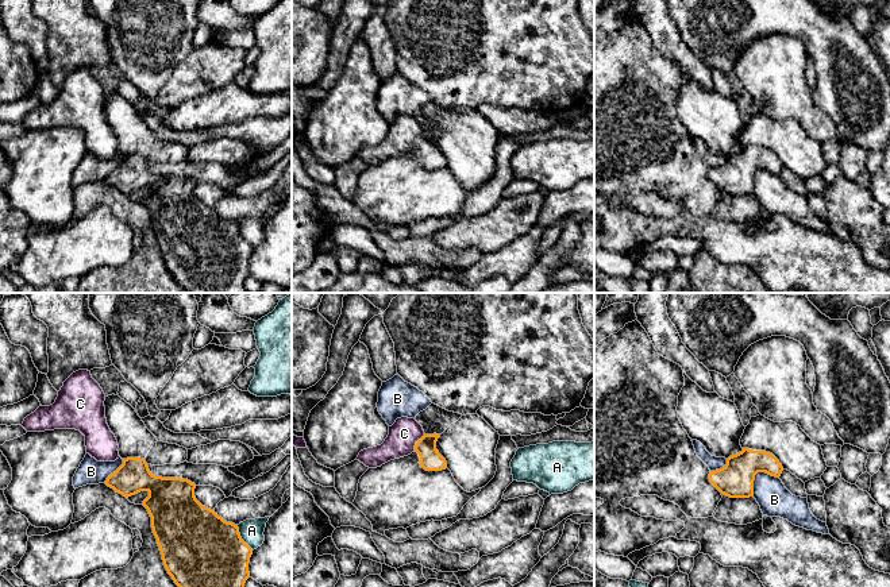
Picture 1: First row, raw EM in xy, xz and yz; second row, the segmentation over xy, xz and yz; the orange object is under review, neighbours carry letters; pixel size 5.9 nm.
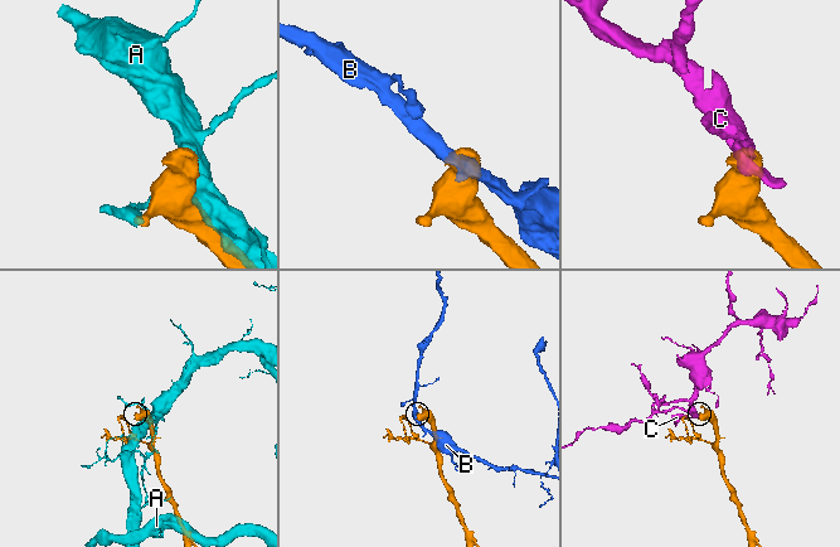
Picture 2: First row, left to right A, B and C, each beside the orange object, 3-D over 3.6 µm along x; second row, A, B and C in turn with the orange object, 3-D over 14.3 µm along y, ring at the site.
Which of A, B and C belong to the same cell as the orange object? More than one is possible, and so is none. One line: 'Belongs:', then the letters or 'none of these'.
Belongs: C

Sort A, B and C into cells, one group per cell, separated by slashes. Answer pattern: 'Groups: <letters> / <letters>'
Groups: A / B / C

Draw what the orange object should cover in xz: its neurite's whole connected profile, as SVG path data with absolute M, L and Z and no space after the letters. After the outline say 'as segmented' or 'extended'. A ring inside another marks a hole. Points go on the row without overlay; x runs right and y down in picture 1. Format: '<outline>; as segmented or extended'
M401 115L389 124L389 132L381 143L361 148L357 158L369 166L377 166L417 150L419 161L425 169L442 169L447 166L447 159L436 147L439 135L436 131L425 132L415 116Z; extended

